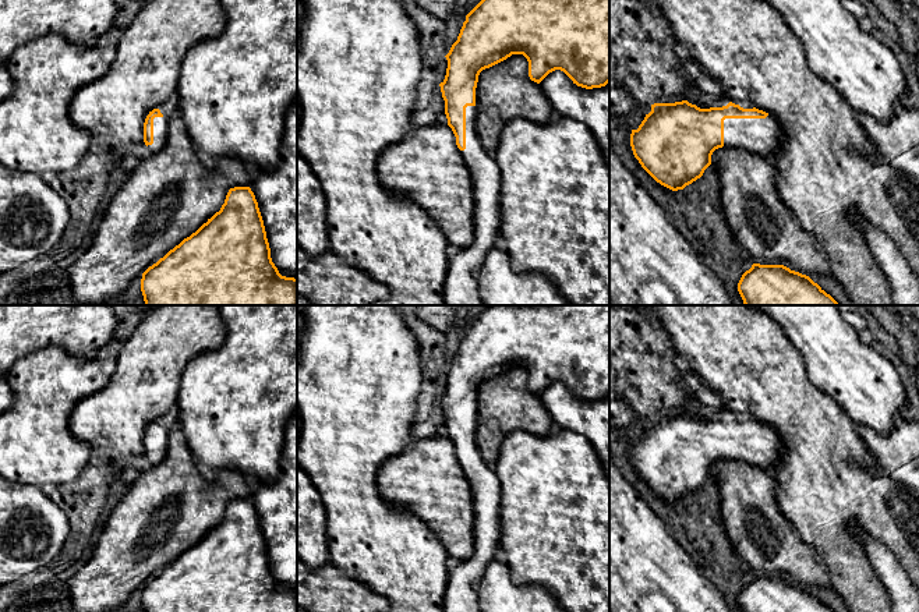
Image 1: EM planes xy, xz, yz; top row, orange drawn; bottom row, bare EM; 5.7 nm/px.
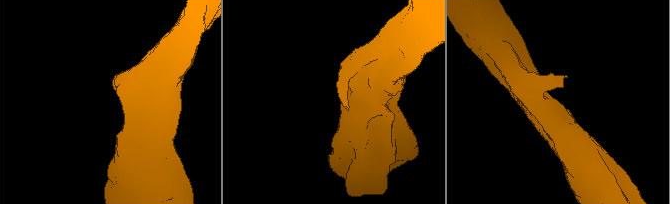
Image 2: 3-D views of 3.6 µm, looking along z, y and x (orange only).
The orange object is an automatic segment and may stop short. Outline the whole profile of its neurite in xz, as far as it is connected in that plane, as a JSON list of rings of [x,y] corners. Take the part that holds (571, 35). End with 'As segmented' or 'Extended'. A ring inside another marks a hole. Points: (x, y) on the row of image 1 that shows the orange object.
[[[481,0],[466,15],[457,40],[445,56],[448,68],[439,86],[448,125],[473,180],[474,240],[449,254],[443,286],[446,305],[484,305],[474,272],[495,247],[495,237],[501,233],[501,171],[476,131],[476,88],[483,70],[512,54],[527,59],[529,77],[537,84],[549,72],[561,70],[577,86],[605,86],[609,82],[609,0]]]. Extended

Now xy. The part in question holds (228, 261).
[[[250,187],[230,188],[219,212],[142,273],[141,291],[145,305],[297,305],[297,279],[282,276],[272,262],[264,220]]]. As segmented

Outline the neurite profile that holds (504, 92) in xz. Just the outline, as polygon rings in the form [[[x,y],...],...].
[[[512,54],[480,72],[476,88],[476,131],[489,153],[494,153],[509,121],[526,118],[547,124],[555,117],[540,84],[530,79],[529,61],[523,54]]]

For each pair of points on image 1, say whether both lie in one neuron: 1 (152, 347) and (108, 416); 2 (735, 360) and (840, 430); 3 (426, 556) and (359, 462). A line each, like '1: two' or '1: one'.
1: one
2: one
3: one

